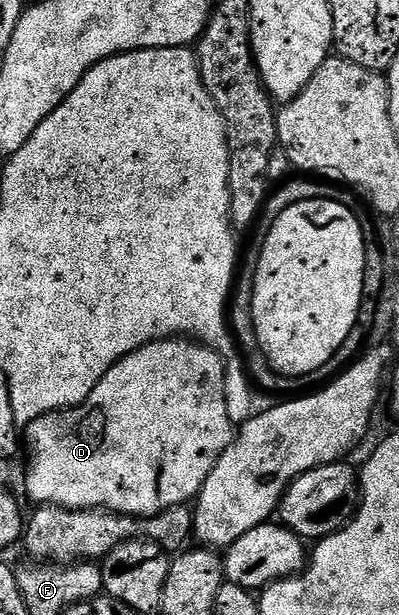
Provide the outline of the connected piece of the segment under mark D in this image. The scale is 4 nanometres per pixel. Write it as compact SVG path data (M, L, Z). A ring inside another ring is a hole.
M165 338L162 342L150 342L137 348L129 356L125 356L89 392L89 396L79 406L68 410L49 412L37 420L33 420L25 428L25 454L27 450L27 494L35 504L44 506L60 506L66 510L110 510L113 514L130 514L133 518L151 518L174 506L185 506L194 503L199 497L205 480L209 480L209 472L217 464L217 460L229 448L233 437L233 424L229 420L229 412L225 404L225 380L227 369L223 366L223 358L215 350L210 350L202 342L190 338Z

